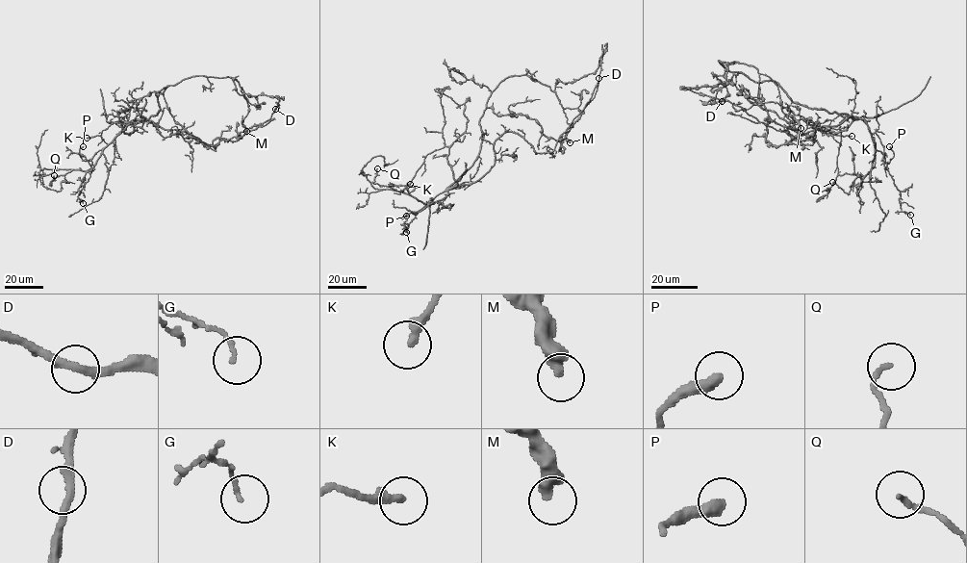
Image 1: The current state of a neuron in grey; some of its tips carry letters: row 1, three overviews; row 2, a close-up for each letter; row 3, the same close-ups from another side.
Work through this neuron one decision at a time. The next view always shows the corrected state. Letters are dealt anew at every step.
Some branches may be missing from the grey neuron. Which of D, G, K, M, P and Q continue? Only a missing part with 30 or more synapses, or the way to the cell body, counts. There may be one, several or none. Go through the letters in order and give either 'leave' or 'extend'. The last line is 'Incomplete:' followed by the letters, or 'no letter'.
D: leave
G: leave
K: leave
M: leave
P: leave
Q: leave
Incomplete: no letter

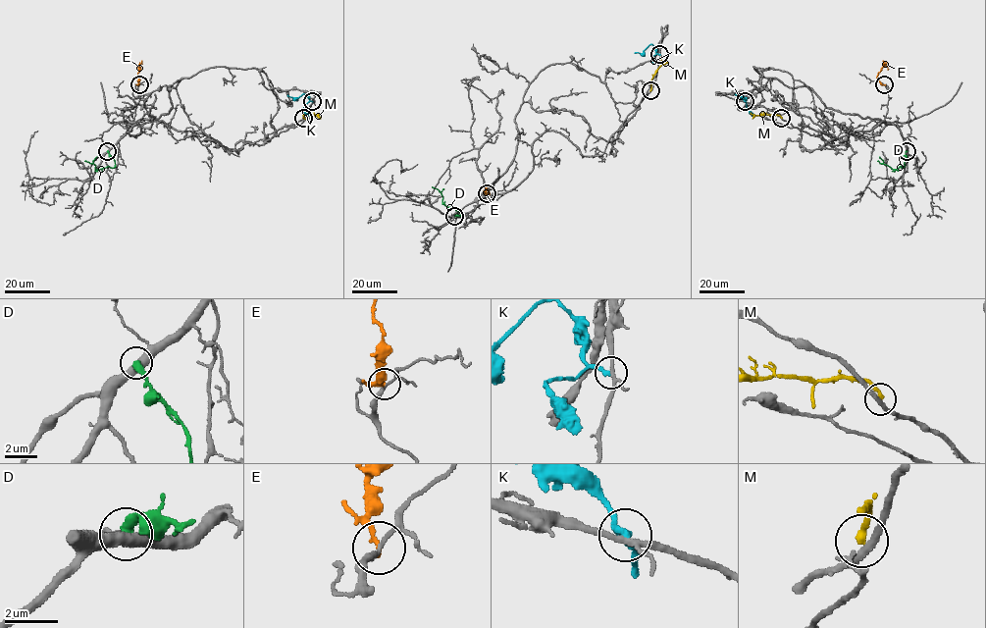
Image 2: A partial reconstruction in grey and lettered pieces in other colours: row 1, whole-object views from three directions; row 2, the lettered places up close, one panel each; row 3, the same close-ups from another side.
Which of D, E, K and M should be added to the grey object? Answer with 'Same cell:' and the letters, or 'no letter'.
Same cell: no letter

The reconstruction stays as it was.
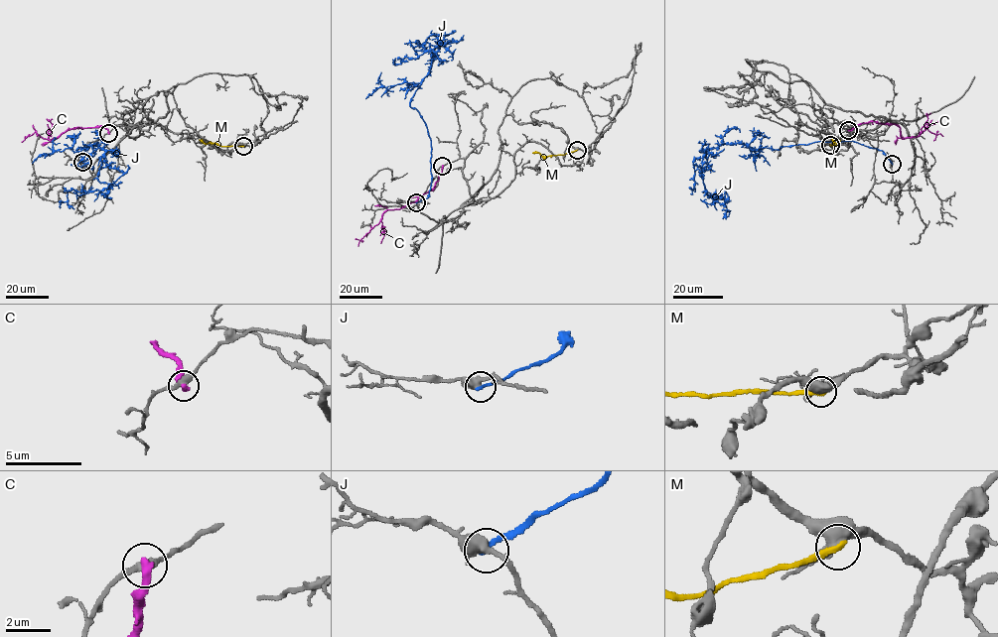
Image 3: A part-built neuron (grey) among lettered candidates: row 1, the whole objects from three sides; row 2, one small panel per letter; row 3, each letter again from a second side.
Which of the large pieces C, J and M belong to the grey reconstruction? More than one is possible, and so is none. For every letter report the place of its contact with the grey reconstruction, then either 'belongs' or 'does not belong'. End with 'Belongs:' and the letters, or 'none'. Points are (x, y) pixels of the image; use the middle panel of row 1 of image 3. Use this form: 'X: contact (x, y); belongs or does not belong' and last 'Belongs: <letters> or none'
C: contact (442, 166); does not belong
J: contact (416, 202); does not belong
M: contact (577, 150); does not belong
Belongs: none

